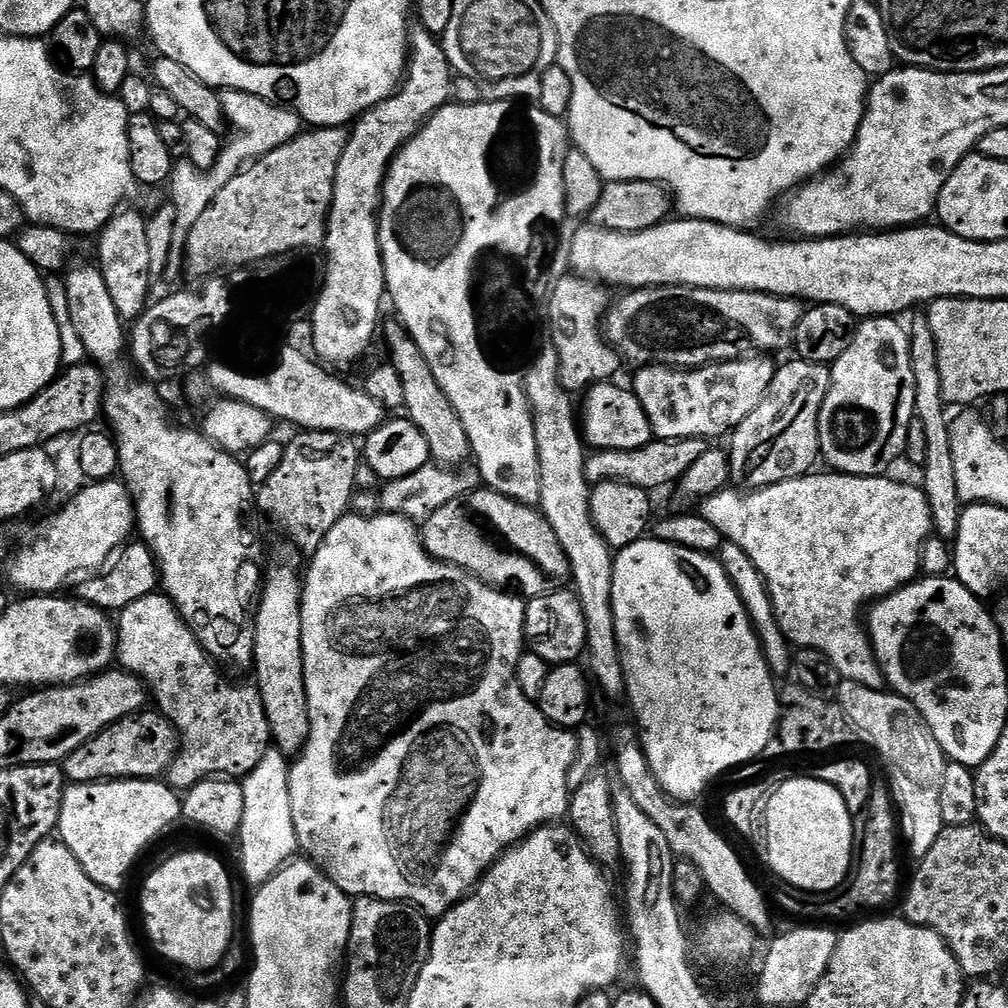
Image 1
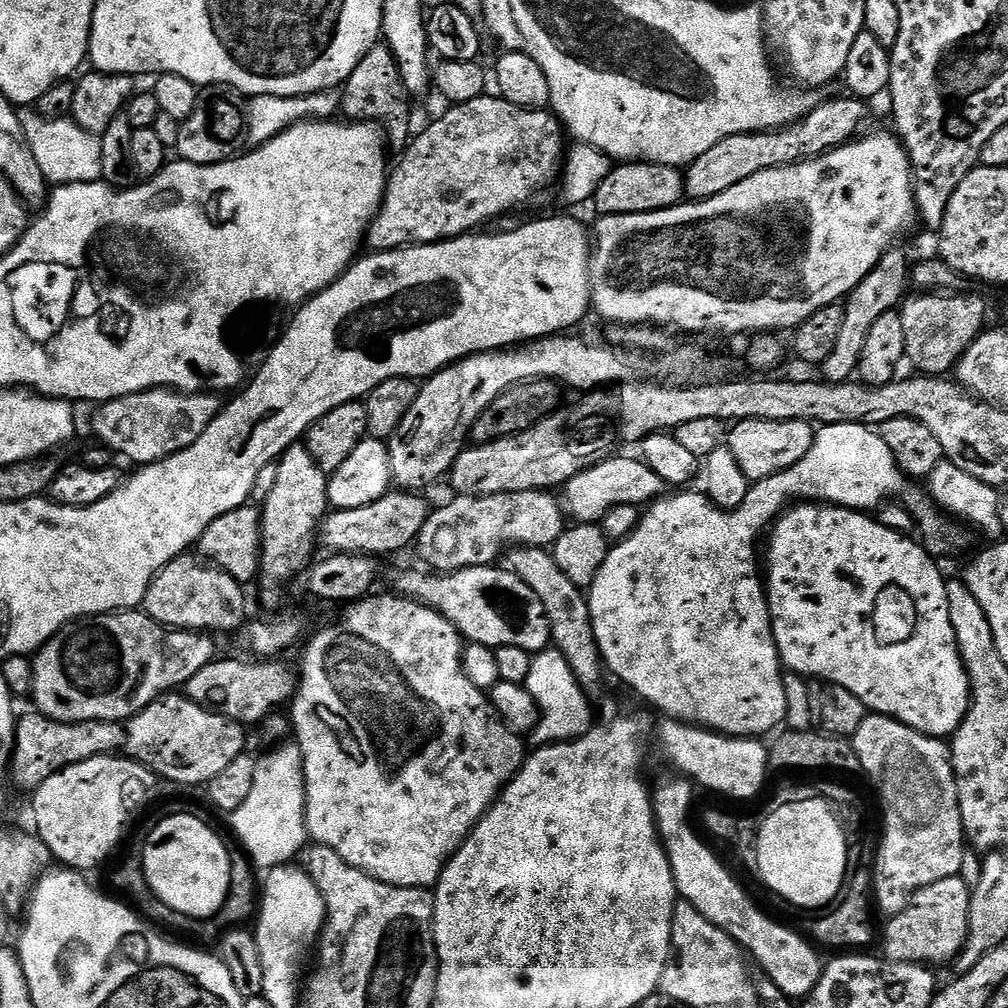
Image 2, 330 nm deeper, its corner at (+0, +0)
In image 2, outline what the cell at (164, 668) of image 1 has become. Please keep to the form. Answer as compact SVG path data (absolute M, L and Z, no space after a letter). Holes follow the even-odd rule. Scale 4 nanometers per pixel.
M185 554L174 558L153 578L146 590L143 612L165 628L186 628L189 632L209 634L232 631L235 633L243 629L246 623L245 589L230 574L221 572L215 566L205 566L193 556Z

